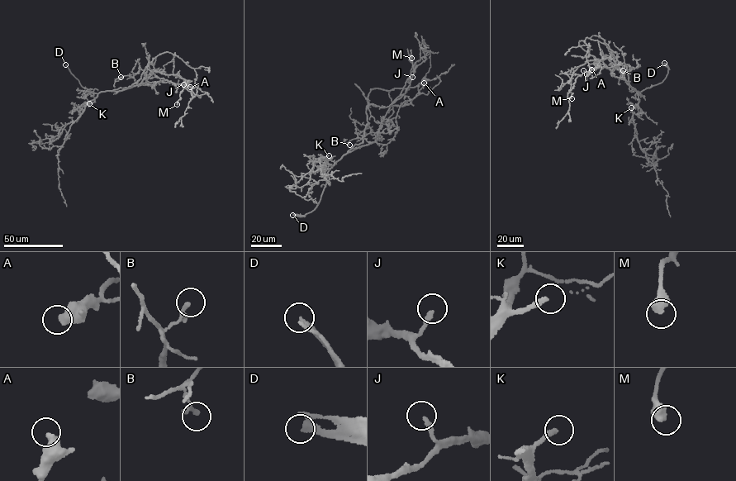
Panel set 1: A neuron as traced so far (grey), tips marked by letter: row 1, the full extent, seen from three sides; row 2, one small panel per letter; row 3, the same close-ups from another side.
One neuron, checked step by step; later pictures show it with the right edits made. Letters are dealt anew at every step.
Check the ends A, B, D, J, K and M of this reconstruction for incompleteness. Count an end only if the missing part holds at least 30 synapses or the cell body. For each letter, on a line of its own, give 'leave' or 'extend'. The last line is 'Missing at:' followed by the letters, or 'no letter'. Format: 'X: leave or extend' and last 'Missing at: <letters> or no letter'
A: leave
B: leave
D: extend
J: extend
K: extend
M: leave
Missing at: D, J, K

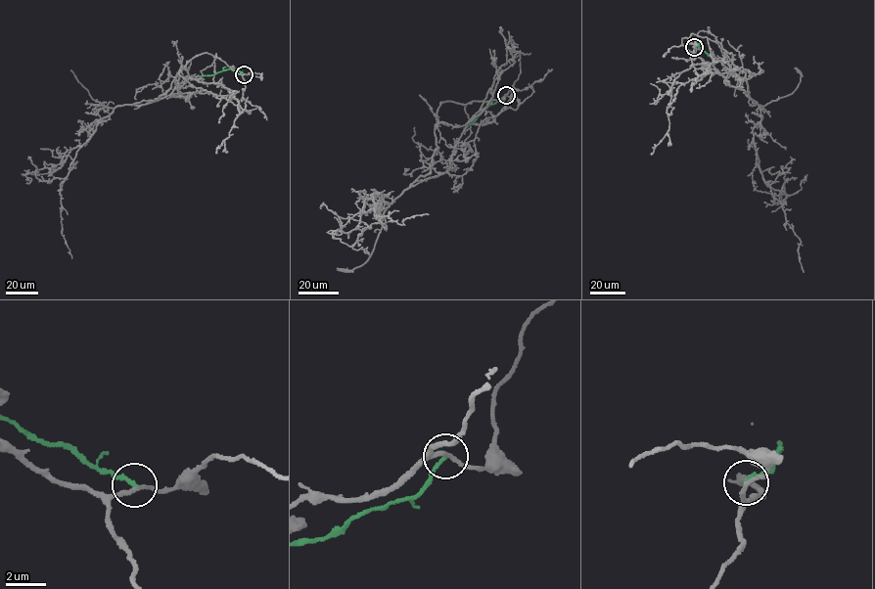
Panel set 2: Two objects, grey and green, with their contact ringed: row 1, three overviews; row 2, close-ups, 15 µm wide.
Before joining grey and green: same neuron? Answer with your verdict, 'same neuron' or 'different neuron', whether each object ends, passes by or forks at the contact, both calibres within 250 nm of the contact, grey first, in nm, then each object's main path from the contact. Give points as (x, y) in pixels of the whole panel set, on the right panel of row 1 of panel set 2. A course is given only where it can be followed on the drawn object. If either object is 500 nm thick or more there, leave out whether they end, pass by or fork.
different neuron; grey passes by; green ends there; 190 nm thick on the grey side, 190 nm on the other; grey runs (694, 47), (681, 38), (725, 83), (758, 103), (756, 160), (801, 241), (804, 272); green runs (694, 47), (697, 43), (712, 58)

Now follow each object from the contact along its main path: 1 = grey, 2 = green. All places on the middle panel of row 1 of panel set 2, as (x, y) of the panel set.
1: (506, 95), (442, 102), (430, 171), (391, 203), (382, 192), (372, 196), (374, 215), (402, 225), (429, 214)
2: (506, 95), (483, 108), (464, 128)

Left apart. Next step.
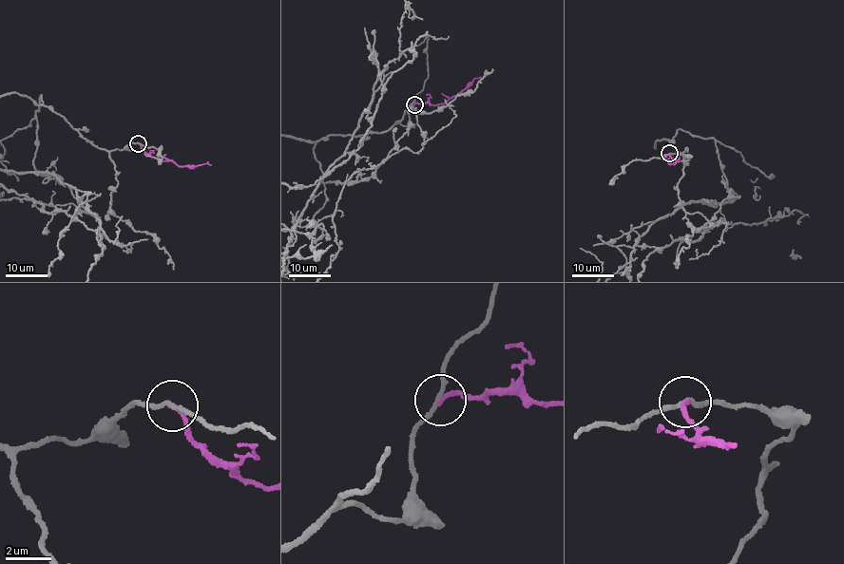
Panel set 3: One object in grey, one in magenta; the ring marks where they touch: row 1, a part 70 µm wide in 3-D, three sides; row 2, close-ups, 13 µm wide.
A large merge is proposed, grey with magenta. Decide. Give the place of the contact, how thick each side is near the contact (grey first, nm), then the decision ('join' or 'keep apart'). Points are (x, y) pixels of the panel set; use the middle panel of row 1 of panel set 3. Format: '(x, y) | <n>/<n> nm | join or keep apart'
(414, 104) | 180/200 nm | keep apart

